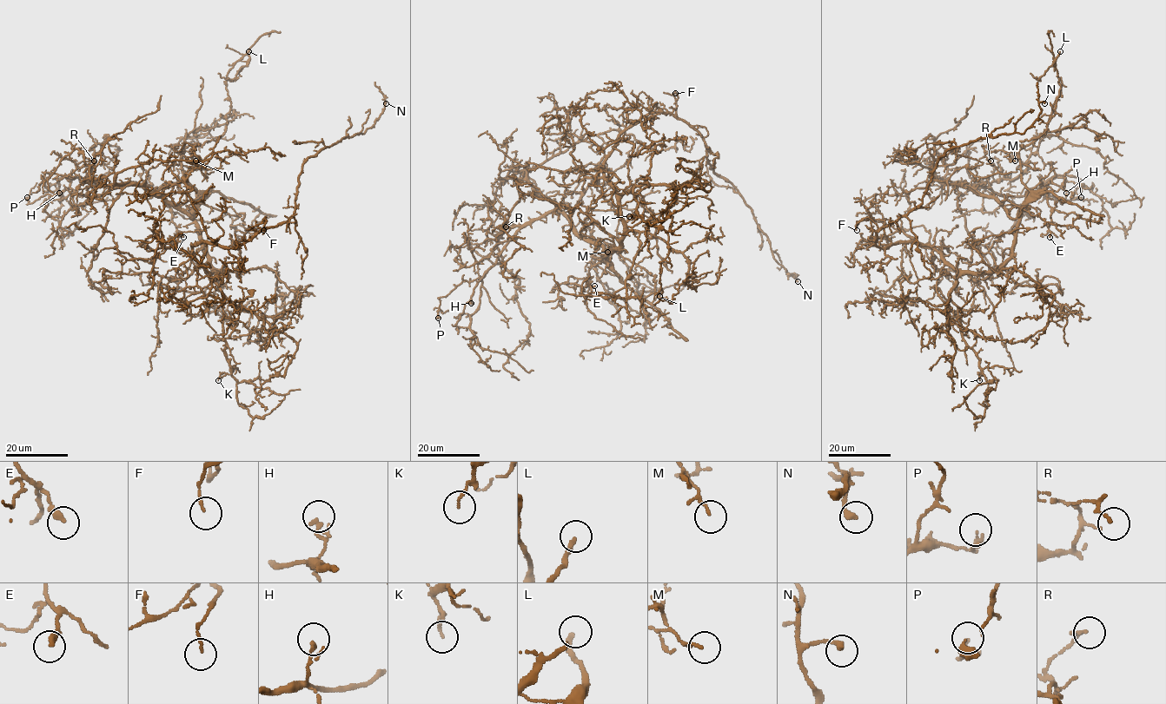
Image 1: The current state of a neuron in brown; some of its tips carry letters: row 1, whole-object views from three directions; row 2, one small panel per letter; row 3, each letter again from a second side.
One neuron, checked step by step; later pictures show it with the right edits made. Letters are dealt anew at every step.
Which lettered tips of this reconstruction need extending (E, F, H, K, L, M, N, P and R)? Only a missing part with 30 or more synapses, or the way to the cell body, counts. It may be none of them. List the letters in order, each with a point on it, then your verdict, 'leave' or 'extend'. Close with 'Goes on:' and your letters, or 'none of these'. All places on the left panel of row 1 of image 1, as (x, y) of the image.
E: (183, 237) | leave
F: (263, 230) | leave
H: (59, 193) | leave
K: (218, 380) | leave
L: (248, 51) | leave
M: (195, 161) | leave
N: (386, 103) | leave
P: (27, 197) | leave
R: (94, 161) | leave
Goes on: none of these

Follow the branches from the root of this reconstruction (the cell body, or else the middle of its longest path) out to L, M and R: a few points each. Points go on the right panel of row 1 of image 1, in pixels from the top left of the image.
L: (973, 273), (994, 272), (1010, 255), (1030, 194), (1021, 147), (1014, 145), (1038, 138), (1056, 112), (1060, 51)
M: (973, 273), (994, 272), (1010, 255), (1023, 202), (1030, 194), (1021, 181), (1019, 159), (1010, 151), (1015, 161)
R: (973, 273), (994, 272), (1010, 257), (1019, 218), (976, 191), (999, 177), (998, 160), (990, 161)

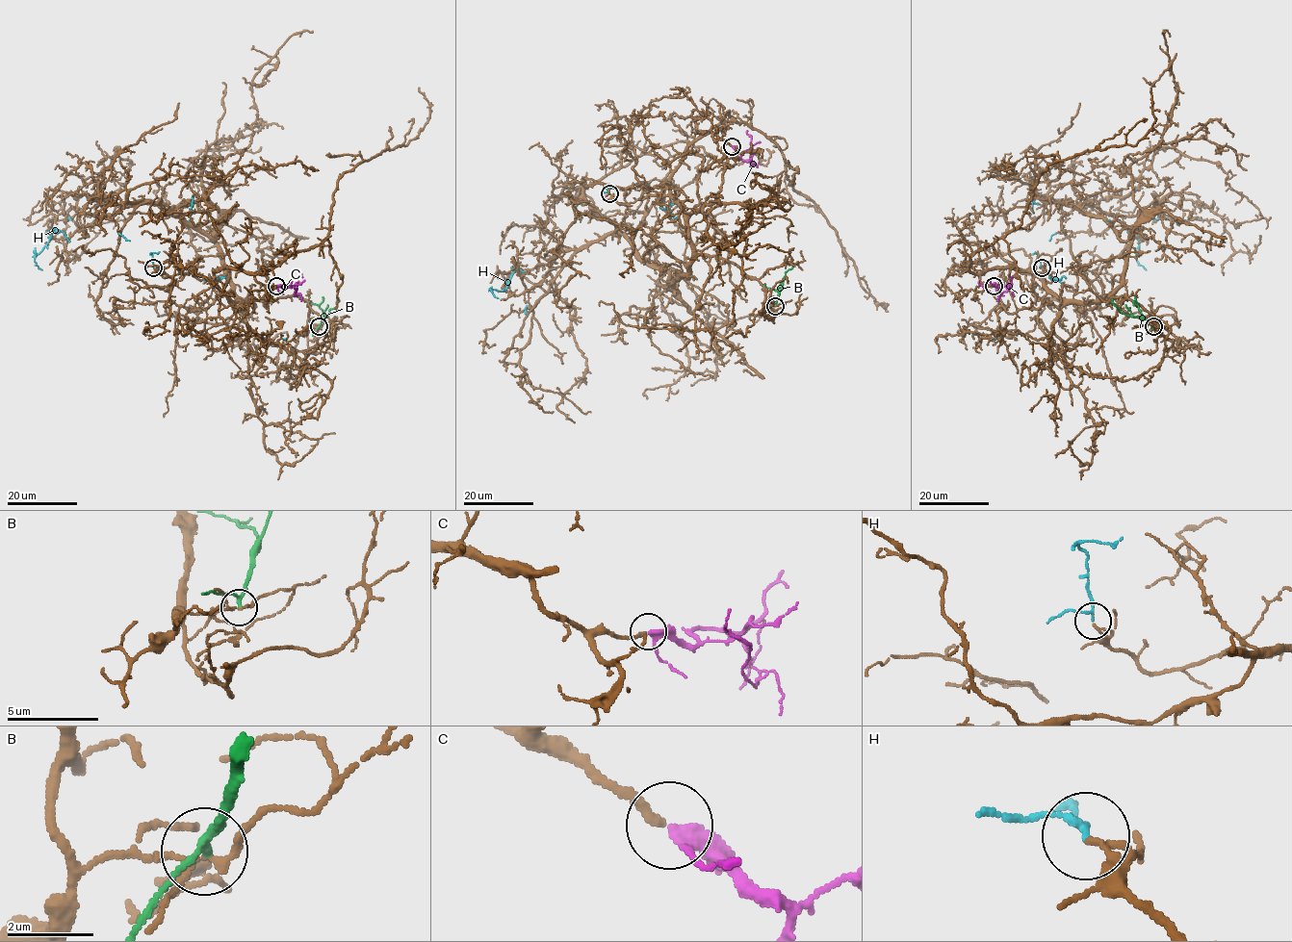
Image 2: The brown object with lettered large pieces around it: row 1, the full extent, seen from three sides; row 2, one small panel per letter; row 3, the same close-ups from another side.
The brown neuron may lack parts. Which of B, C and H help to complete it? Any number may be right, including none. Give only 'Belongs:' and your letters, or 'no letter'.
Belongs: C

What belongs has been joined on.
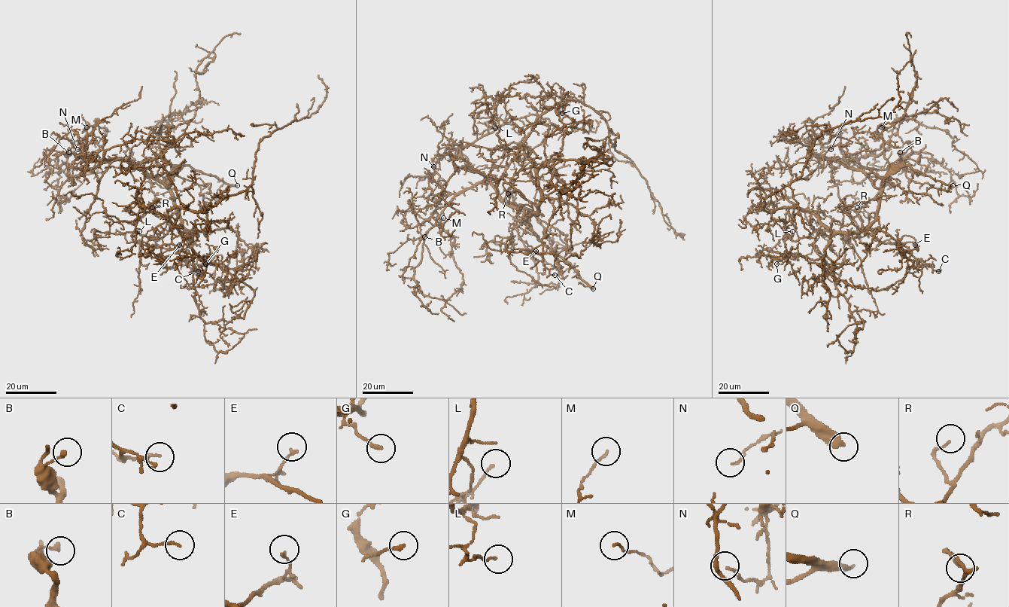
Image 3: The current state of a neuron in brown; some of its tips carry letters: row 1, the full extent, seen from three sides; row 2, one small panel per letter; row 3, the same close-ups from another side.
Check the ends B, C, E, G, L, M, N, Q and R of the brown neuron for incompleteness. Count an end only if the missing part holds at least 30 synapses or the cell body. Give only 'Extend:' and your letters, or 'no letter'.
Extend: L, Q

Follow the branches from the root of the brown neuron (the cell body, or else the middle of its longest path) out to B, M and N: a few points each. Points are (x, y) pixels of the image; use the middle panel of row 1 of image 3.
B: (538, 181), (541, 203), (531, 215), (524, 218), (488, 182), (479, 181), (460, 190), (424, 236)
M: (538, 181), (541, 203), (527, 218), (485, 181), (445, 194), (436, 205), (442, 228), (439, 223), (443, 218)
N: (538, 181), (541, 203), (524, 218), (472, 170), (460, 147), (443, 154), (439, 168), (433, 166)

